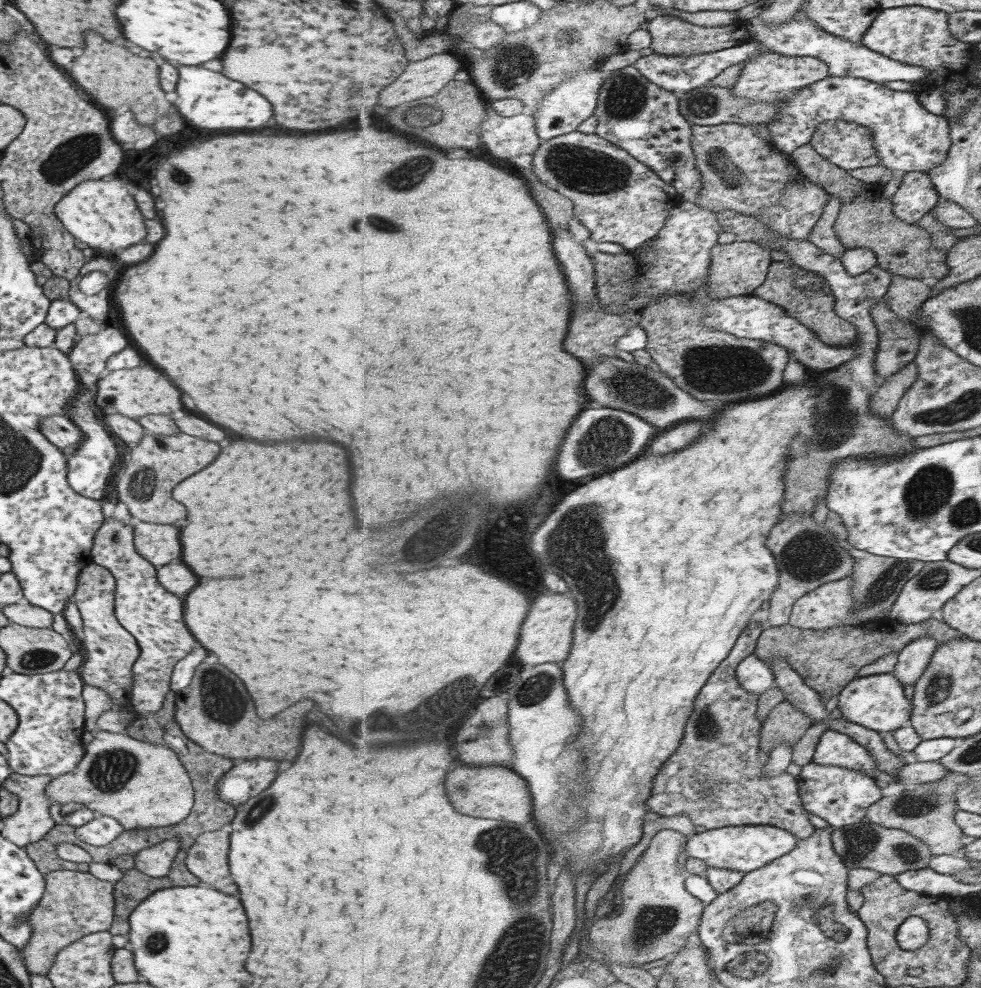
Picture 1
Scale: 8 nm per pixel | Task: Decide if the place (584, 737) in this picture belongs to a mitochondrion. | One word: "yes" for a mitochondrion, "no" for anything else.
no

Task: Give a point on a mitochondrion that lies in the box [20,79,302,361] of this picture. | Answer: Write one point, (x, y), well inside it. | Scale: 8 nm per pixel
(73, 154)

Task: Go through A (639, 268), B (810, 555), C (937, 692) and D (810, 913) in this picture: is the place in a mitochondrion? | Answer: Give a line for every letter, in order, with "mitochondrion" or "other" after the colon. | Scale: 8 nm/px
A: other
B: mitochondrion
C: mitochondrion
D: mitochondrion

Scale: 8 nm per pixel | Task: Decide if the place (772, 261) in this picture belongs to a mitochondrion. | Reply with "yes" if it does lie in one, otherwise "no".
no

